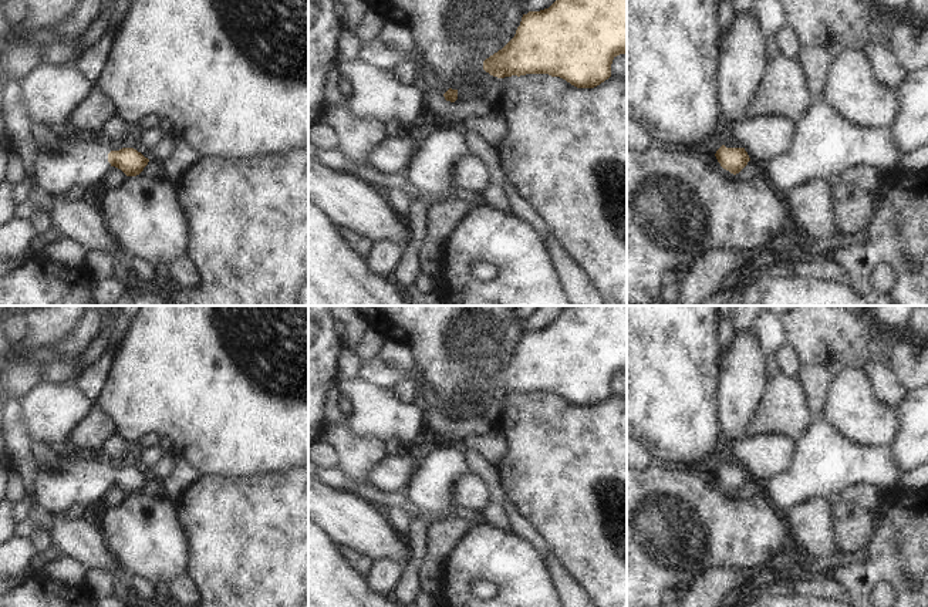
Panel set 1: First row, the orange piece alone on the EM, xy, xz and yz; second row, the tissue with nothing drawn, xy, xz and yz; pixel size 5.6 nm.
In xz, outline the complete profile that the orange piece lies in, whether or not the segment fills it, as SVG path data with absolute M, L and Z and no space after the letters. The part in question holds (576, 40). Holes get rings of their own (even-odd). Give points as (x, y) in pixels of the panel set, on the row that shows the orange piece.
M556 0L549 9L523 14L514 37L483 61L483 70L497 78L549 74L577 88L594 88L611 77L613 60L620 54L627 54L627 0Z

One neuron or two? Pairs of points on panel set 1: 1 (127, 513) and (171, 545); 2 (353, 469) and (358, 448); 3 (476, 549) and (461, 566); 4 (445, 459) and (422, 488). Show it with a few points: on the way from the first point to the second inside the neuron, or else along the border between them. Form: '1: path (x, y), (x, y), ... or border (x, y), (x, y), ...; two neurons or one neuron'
1: path (138, 525), (159, 545); one neuron
2: path (355, 464), (358, 454); one neuron
3: path (473, 553), (465, 562); one neuron
4: path (442, 466), (429, 481); one neuron

